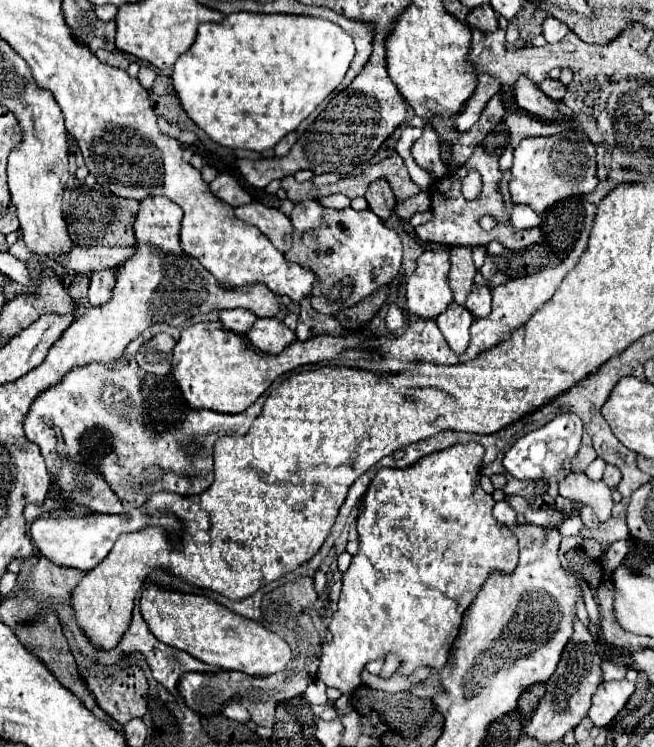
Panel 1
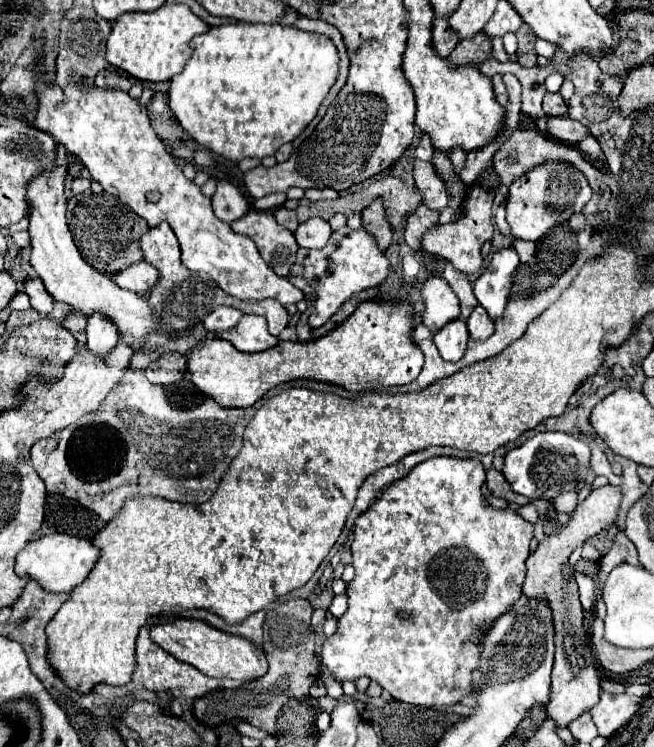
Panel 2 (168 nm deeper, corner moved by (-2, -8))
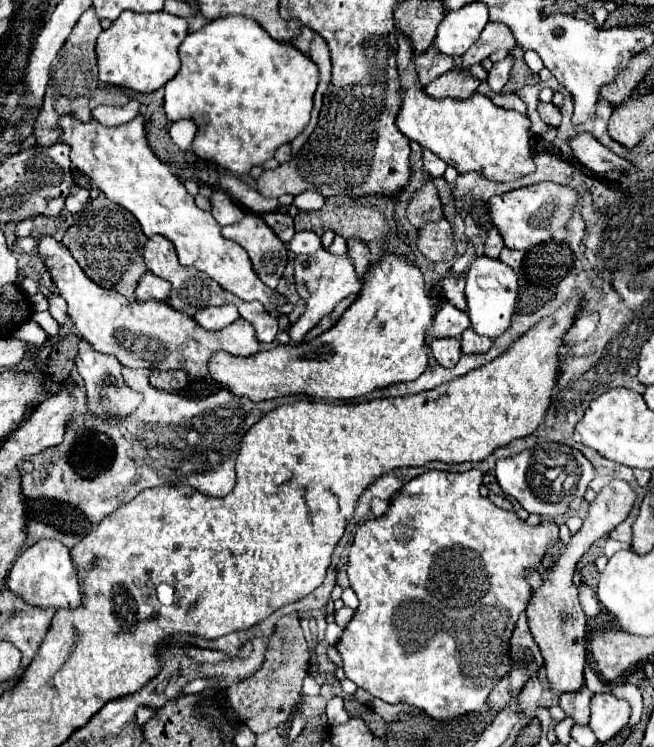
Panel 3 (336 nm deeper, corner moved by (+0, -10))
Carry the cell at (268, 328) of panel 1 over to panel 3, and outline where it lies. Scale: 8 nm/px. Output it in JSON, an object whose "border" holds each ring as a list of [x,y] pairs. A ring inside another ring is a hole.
{"border":[[[50,236],[38,240],[38,254],[46,264],[60,296],[68,302],[68,314],[80,330],[82,338],[88,340],[94,350],[112,354],[122,366],[128,368],[150,368],[158,372],[184,370],[190,378],[208,378],[208,360],[216,352],[228,352],[234,356],[252,356],[258,352],[254,326],[238,318],[232,326],[218,332],[208,332],[196,322],[170,308],[166,302],[128,302],[122,294],[96,286],[72,258],[66,246]]]}

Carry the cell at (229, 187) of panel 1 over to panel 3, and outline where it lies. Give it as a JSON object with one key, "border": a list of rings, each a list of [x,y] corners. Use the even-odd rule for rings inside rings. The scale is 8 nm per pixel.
{"border":[[[214,190],[210,202],[212,202],[212,216],[220,226],[230,226],[244,218],[244,210],[230,198],[230,194],[222,190]]]}

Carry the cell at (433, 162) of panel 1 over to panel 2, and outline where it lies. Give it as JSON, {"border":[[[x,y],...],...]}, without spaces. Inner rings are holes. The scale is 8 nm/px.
{"border":[[[414,160],[414,182],[422,192],[422,204],[434,210],[444,210],[448,204],[448,192],[444,182],[438,178],[432,162]]]}

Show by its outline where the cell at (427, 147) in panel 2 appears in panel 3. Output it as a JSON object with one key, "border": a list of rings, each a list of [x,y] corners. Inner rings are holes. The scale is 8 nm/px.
{"border":[[[424,150],[424,166],[426,166],[426,170],[428,170],[428,174],[430,174],[432,178],[442,176],[444,170],[446,170],[446,162],[440,160],[436,154],[432,154],[432,152],[428,152],[428,150]]]}

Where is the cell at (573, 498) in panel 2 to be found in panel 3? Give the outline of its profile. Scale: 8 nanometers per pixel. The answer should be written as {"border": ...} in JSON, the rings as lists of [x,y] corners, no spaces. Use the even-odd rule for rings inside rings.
{"border":[[[472,468],[468,472],[456,472],[456,474],[438,472],[438,470],[422,474],[420,478],[414,478],[412,482],[408,482],[400,490],[400,494],[396,498],[392,498],[390,510],[384,516],[364,522],[358,528],[354,542],[350,546],[348,578],[350,578],[352,590],[360,598],[360,606],[358,606],[354,618],[350,620],[350,624],[344,628],[342,638],[336,644],[336,648],[344,660],[346,678],[350,678],[358,688],[364,688],[366,692],[370,692],[374,698],[380,698],[388,704],[402,702],[402,704],[416,706],[420,710],[426,710],[426,714],[438,722],[448,722],[458,716],[480,710],[484,706],[488,694],[492,692],[492,688],[498,684],[498,680],[510,672],[510,666],[512,666],[512,660],[508,656],[510,636],[512,636],[512,630],[514,630],[514,624],[516,624],[520,612],[526,610],[526,604],[532,594],[532,588],[530,588],[526,576],[530,570],[538,570],[544,554],[558,540],[558,526],[554,522],[542,522],[540,526],[530,528],[514,512],[506,512],[506,510],[494,506],[488,498],[482,498],[478,492],[480,482],[482,482],[482,472],[476,468]]]}

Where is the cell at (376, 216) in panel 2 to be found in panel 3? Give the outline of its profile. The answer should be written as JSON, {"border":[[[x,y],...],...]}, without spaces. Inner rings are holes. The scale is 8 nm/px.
{"border":[[[348,240],[348,258],[352,260],[354,264],[354,270],[356,270],[356,276],[362,278],[370,266],[370,250],[364,242],[360,240]]]}

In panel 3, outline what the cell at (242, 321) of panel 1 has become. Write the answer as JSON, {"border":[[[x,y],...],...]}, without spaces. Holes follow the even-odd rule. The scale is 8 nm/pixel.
{"border":[[[224,304],[224,306],[206,306],[196,312],[194,320],[204,328],[204,330],[222,330],[234,320],[238,320],[238,310],[236,306]]]}

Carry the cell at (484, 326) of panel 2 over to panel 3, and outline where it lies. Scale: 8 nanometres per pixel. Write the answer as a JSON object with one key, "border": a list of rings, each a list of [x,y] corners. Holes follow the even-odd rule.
{"border":[[[468,328],[468,330],[464,330],[460,344],[462,344],[462,354],[484,354],[490,350],[492,340],[484,338],[484,336],[476,334],[472,328]]]}

